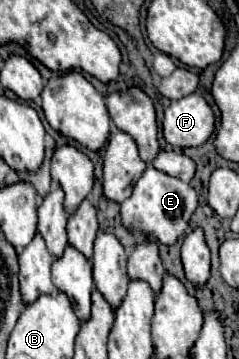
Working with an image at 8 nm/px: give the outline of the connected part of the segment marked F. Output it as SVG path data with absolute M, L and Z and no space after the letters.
M201 92L173 100L165 108L163 136L171 146L201 146L215 130L215 114Z

